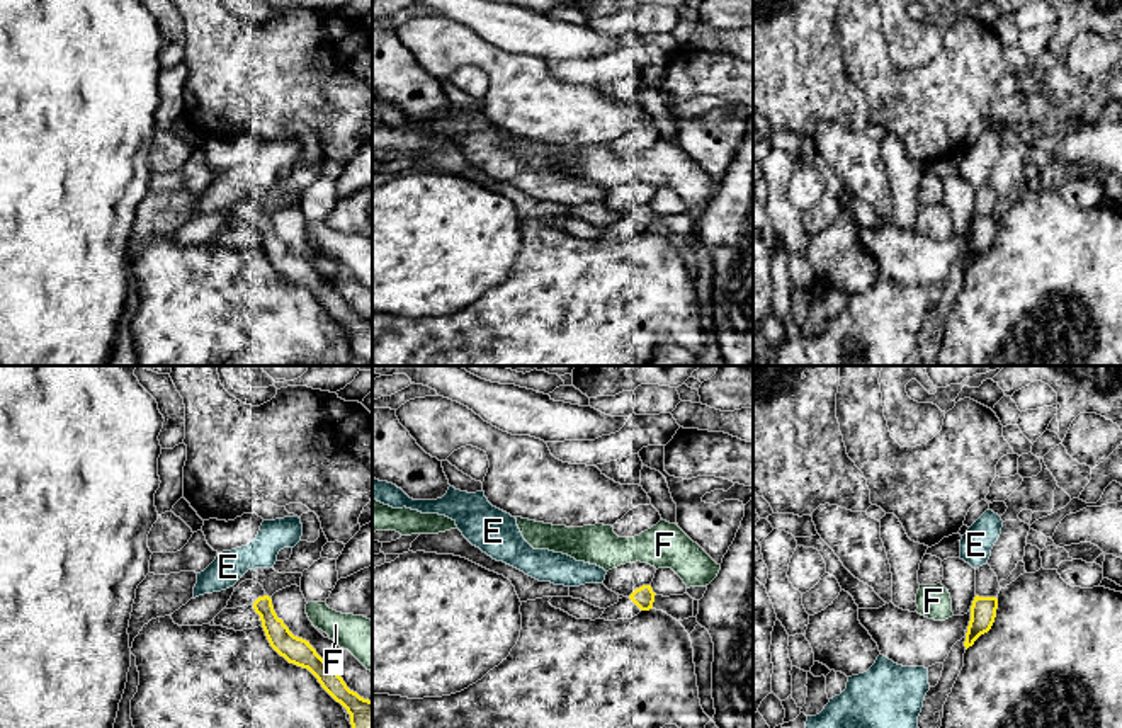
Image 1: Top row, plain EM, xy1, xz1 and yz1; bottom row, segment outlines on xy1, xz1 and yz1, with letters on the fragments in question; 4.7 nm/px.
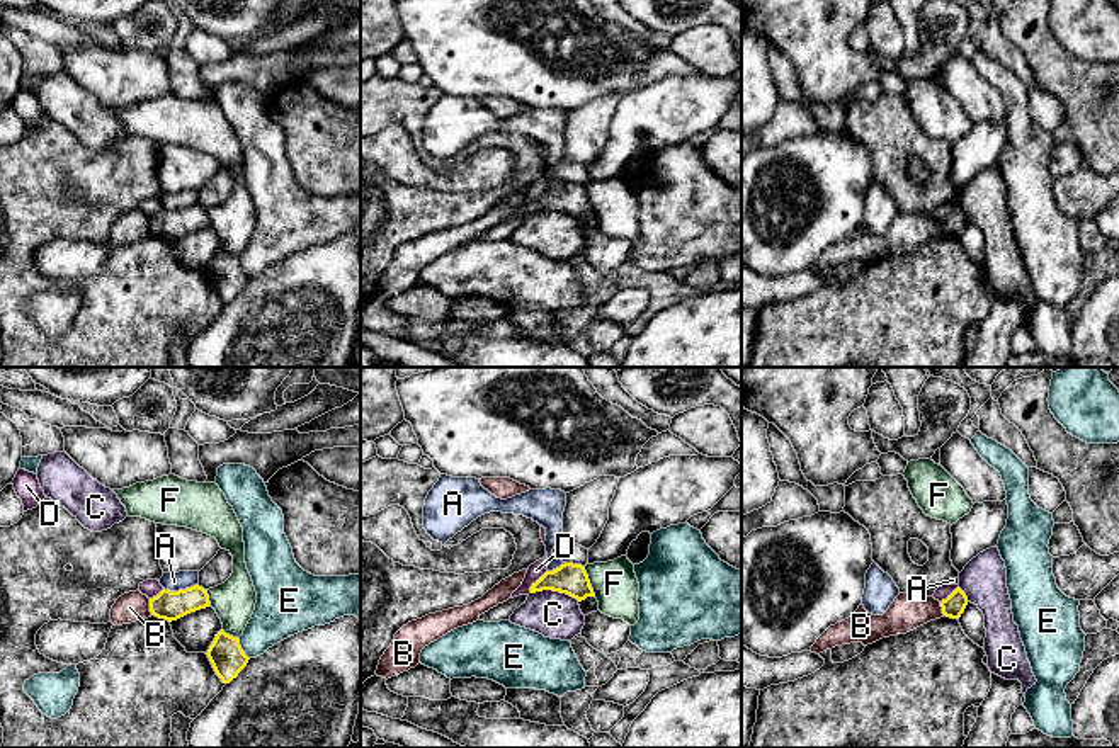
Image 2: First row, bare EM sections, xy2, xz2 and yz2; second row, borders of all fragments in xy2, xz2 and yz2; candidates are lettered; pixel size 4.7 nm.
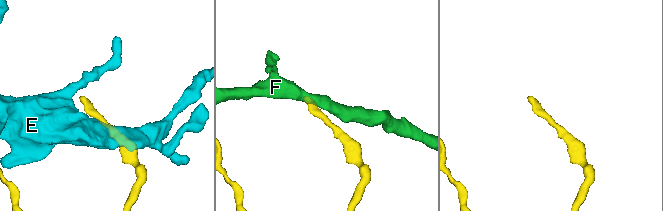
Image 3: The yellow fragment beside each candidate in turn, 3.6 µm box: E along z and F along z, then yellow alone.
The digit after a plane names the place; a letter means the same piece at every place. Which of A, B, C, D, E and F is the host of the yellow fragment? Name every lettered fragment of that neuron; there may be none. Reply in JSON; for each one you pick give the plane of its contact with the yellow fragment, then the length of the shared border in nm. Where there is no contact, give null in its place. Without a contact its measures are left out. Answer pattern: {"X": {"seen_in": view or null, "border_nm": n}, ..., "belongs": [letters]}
{"belongs": []}

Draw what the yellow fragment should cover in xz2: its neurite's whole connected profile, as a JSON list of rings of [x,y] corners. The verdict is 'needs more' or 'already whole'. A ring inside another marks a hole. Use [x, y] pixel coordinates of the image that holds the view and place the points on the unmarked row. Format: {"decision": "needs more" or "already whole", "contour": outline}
{"decision": "already whole", "contour": [[[565,182],[553,190],[546,190],[531,206],[531,212],[542,209],[566,212],[578,221],[585,219],[587,216],[595,216],[585,185],[573,182]]]}

